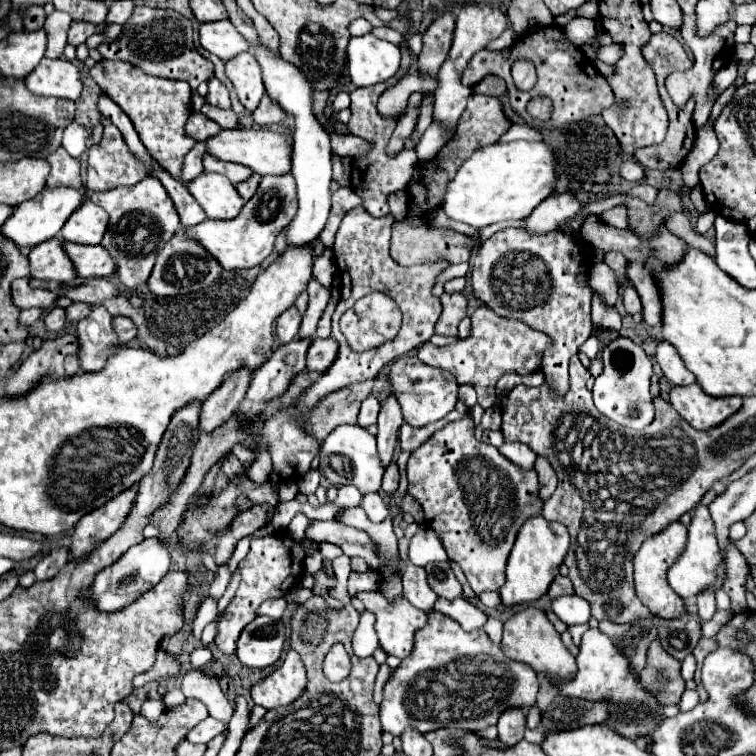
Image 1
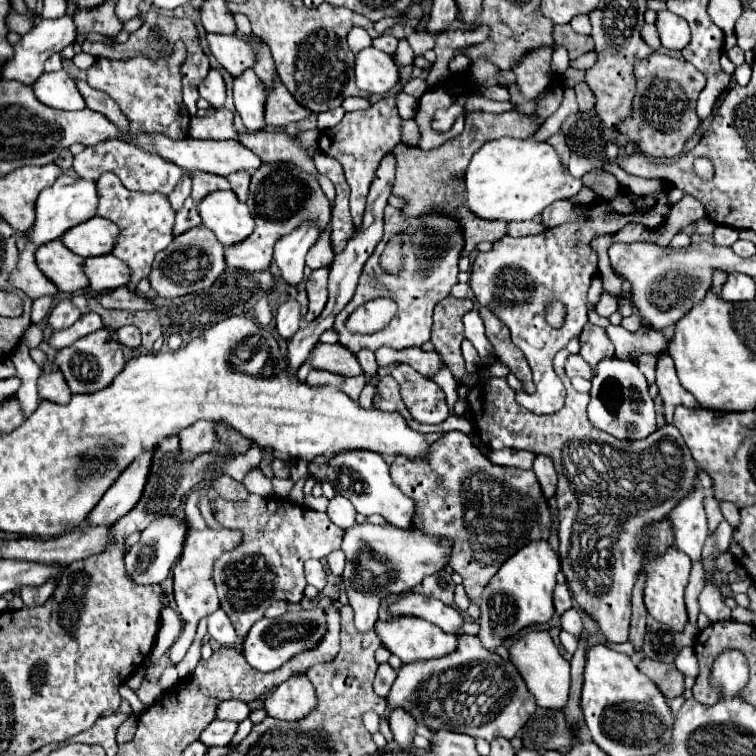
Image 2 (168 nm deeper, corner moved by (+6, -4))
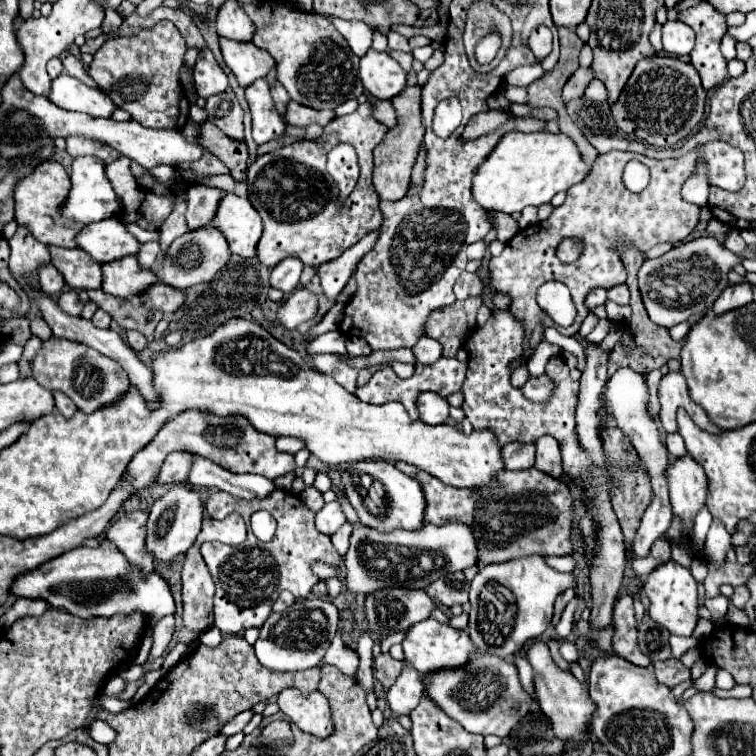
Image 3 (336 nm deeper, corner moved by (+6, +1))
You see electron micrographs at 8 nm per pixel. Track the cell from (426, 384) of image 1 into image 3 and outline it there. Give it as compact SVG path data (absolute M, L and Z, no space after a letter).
M421 393L421 397L417 397L417 409L421 415L423 423L429 425L437 425L437 423L445 423L449 419L449 403L443 397L437 397L437 393Z

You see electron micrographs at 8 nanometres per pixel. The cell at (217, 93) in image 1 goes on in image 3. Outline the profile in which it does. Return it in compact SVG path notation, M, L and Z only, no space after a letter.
M207 49L201 51L199 59L195 63L195 89L197 89L197 95L207 99L215 93L227 91L227 87L229 87L227 75L221 71L215 57Z

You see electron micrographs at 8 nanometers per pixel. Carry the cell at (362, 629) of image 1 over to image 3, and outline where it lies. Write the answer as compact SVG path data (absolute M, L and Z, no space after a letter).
M425 523L415 531L393 531L393 533L377 533L365 525L355 525L351 533L351 545L345 561L345 589L353 597L367 597L377 589L391 587L407 587L407 589L425 589L439 577L455 571L463 571L465 567L473 567L477 561L477 545L471 529L463 523L449 525L431 525Z

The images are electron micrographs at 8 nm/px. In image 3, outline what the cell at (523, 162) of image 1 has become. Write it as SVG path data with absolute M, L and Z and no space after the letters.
M505 133L495 149L485 157L473 175L473 199L489 209L503 213L523 211L527 205L539 207L549 203L559 191L567 191L571 185L583 181L589 167L583 163L575 143L563 133Z

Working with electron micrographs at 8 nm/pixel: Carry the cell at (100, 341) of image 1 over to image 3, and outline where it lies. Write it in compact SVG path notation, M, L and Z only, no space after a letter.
M47 339L41 347L41 351L33 357L33 377L39 385L43 385L49 391L63 391L73 399L73 403L85 411L91 413L101 405L111 405L117 397L121 397L129 389L129 379L125 369L121 365L95 349L67 339Z

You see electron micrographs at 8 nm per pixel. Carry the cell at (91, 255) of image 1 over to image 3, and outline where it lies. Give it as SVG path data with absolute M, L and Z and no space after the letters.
M123 257L121 261L109 261L109 265L101 265L101 269L103 269L101 289L115 297L133 299L143 289L157 283L153 271L145 271L139 267L137 257Z

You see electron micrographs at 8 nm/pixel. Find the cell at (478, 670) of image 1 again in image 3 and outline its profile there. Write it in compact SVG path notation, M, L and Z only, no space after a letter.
M477 651L477 657L465 665L465 669L453 669L453 673L433 673L433 677L425 677L425 695L449 717L453 717L457 723L463 725L469 733L479 733L479 735L497 735L497 737L507 737L511 729L525 717L529 711L529 705L533 703L533 697L525 693L525 689L519 683L517 667L509 659L501 659L491 653L481 653Z

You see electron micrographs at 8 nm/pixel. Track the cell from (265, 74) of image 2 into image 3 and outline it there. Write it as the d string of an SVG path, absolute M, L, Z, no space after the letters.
M275 81L275 83L271 85L271 95L273 95L273 101L275 101L277 111L283 115L283 113L285 113L285 105L289 103L289 95L285 93L285 87L283 87L279 81Z

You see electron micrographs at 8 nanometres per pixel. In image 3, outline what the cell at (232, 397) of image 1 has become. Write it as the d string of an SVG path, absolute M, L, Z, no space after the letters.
M173 451L167 455L161 471L159 471L159 477L157 481L159 483L173 483L173 481L187 481L189 477L189 465L193 463L193 457L195 453L191 451Z

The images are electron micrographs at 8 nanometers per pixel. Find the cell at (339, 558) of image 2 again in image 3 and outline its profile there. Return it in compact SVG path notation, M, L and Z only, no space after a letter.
M345 523L337 533L333 533L331 541L337 549L339 555L345 555L347 553L347 547L349 547L349 535L351 535L351 523Z

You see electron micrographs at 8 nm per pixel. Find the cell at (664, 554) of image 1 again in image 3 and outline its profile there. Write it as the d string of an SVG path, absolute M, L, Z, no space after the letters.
M667 561L651 571L651 575L643 585L643 591L651 601L651 607L649 607L651 619L665 625L673 635L693 633L699 615L697 615L697 581L691 575L691 569L685 569L675 561Z

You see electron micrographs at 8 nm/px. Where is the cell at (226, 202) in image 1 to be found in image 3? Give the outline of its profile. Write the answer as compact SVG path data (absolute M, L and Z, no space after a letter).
M225 193L219 201L213 225L225 235L231 253L255 257L255 245L261 237L261 217L247 197Z

